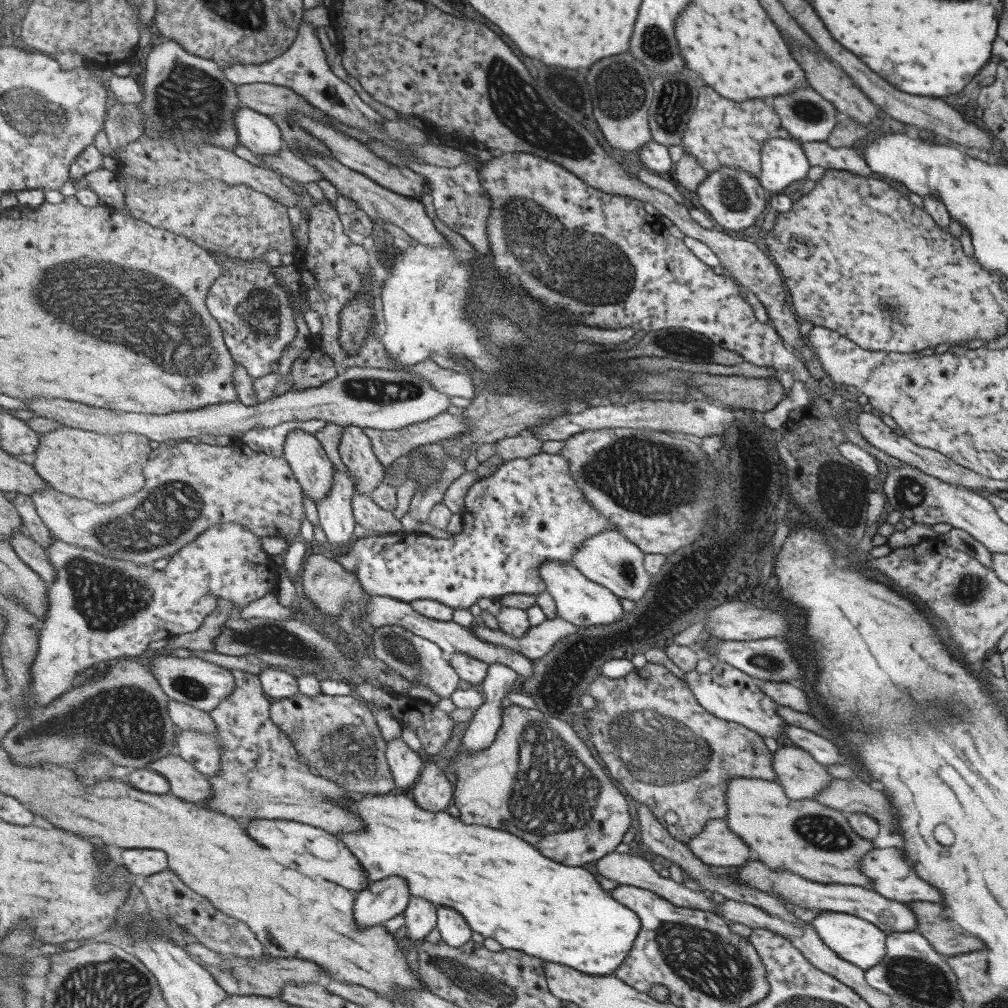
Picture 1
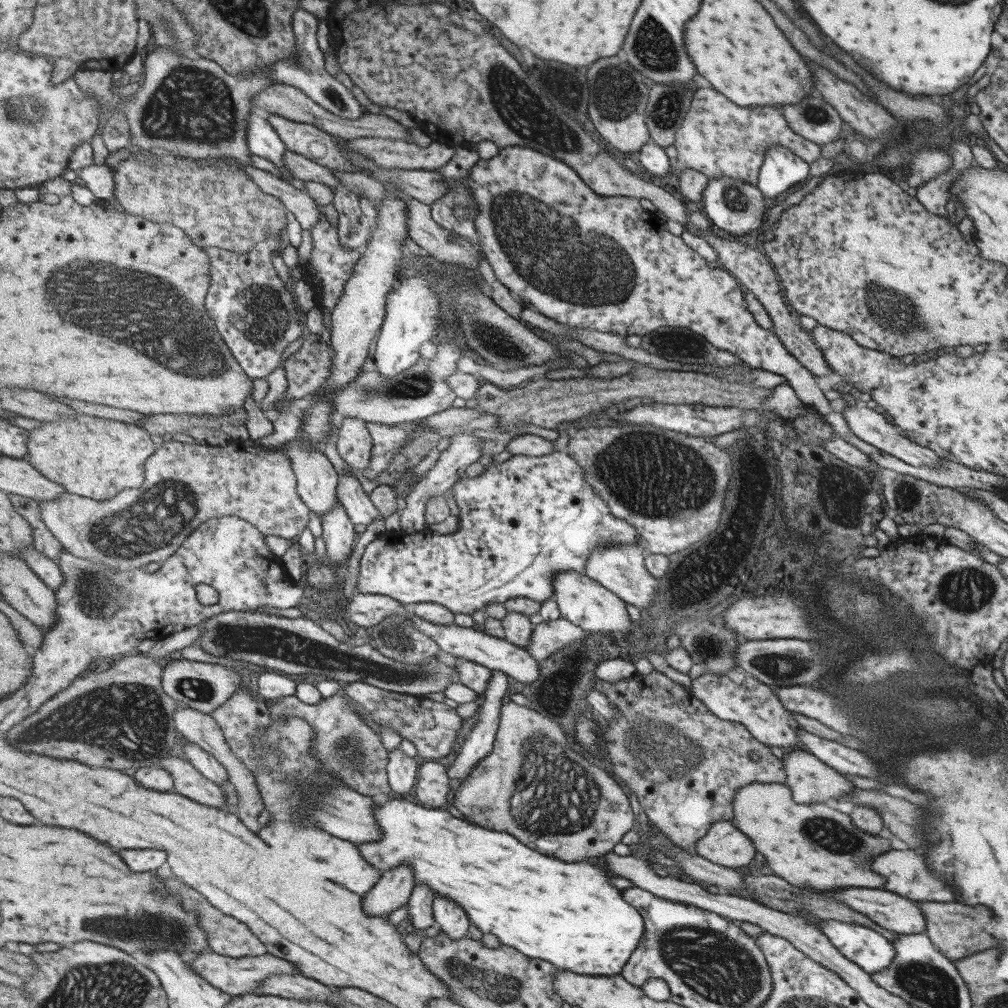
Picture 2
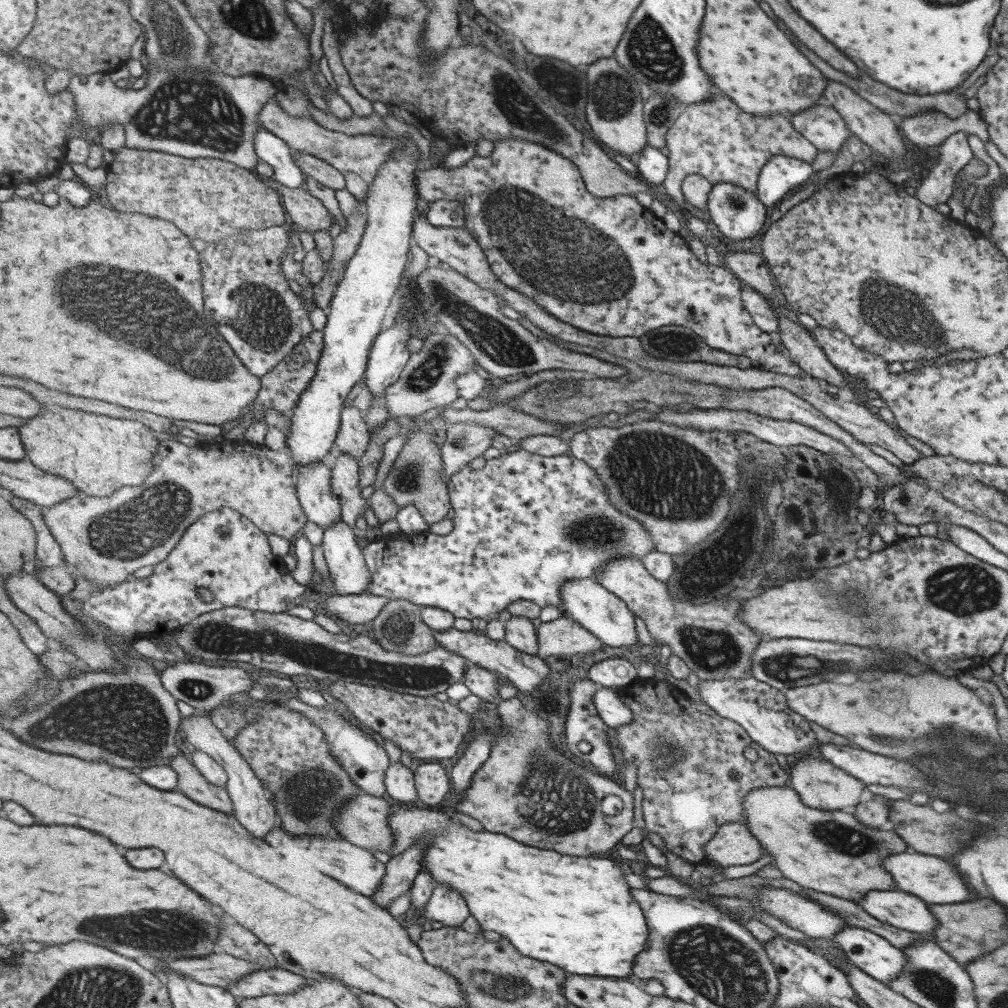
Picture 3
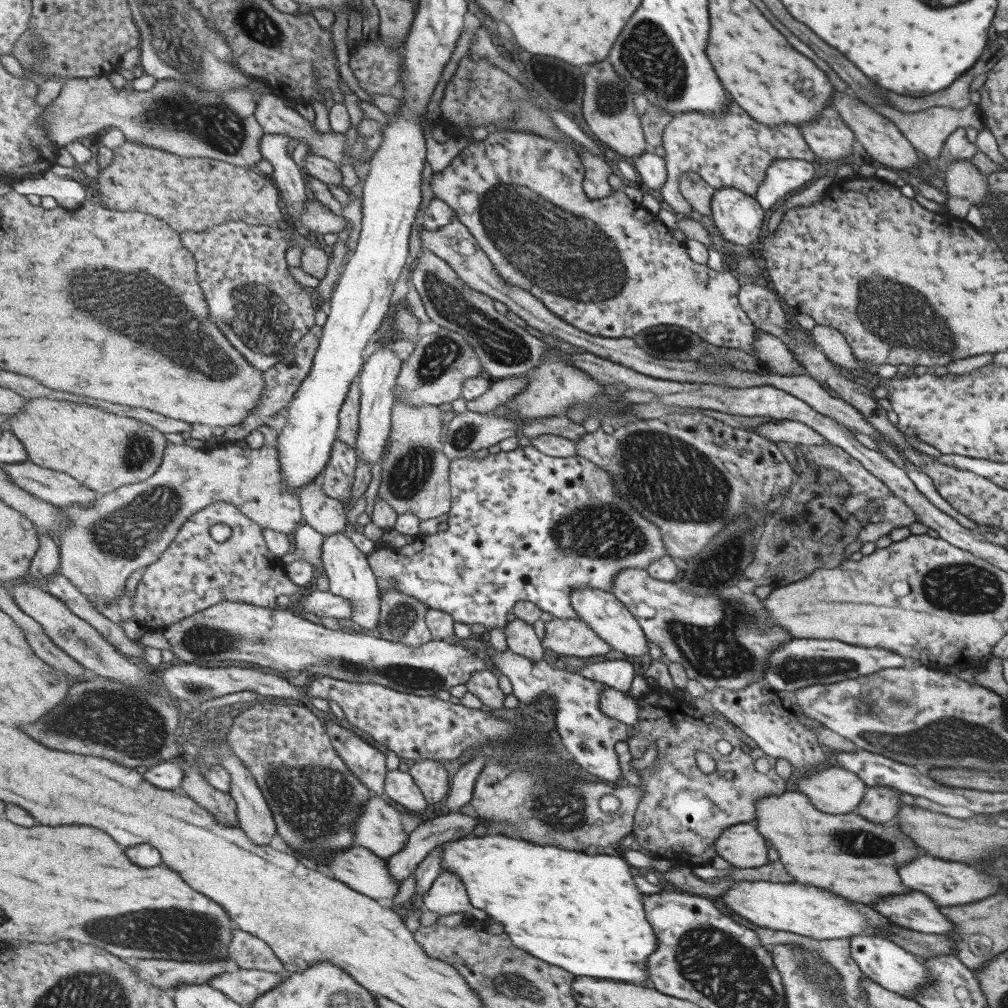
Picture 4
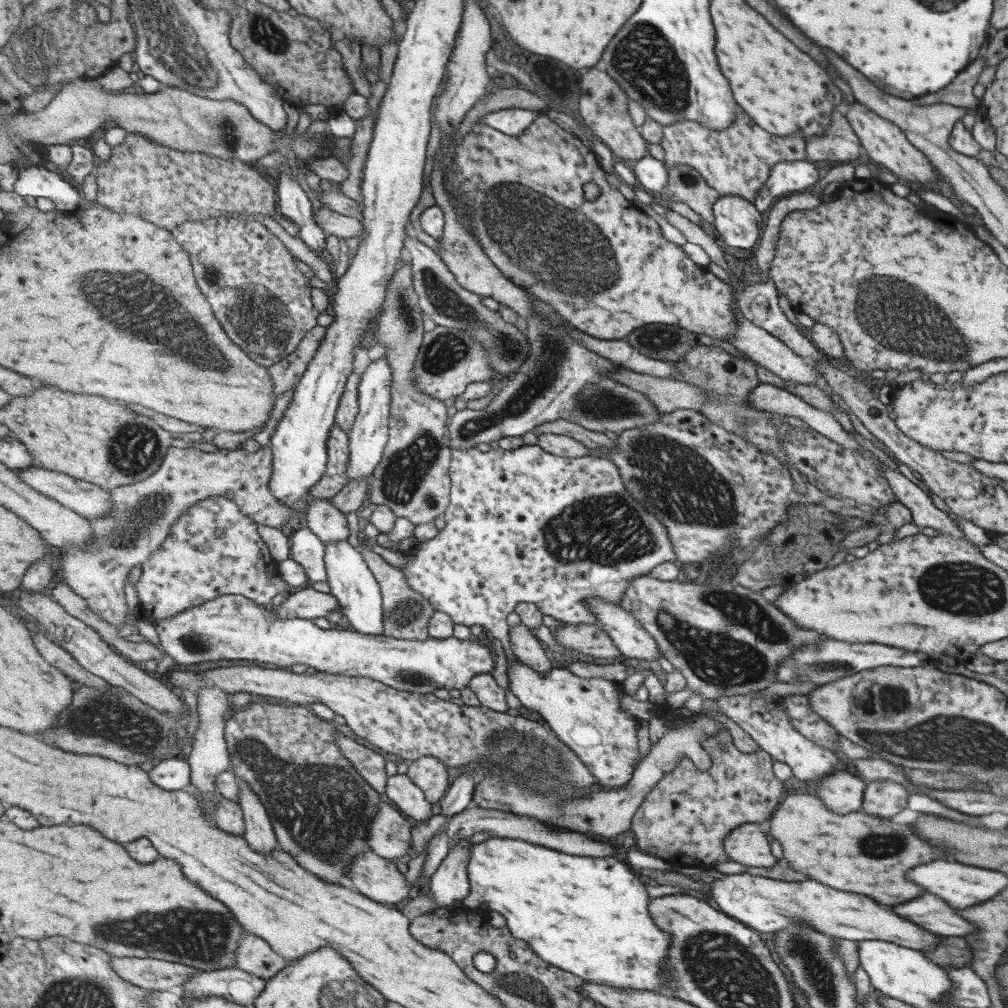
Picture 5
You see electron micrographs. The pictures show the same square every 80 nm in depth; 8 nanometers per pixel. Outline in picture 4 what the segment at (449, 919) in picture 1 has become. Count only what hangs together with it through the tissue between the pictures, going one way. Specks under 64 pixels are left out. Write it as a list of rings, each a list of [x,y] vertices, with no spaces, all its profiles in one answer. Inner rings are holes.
[[[443,870],[429,892],[423,896],[427,910],[436,912],[439,916],[466,913],[481,915],[481,911],[470,901],[465,884],[459,880],[450,870]]]

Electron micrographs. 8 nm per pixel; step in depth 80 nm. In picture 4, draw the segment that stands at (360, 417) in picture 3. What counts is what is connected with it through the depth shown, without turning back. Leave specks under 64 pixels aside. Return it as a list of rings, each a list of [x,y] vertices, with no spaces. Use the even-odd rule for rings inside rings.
[[[361,377],[352,384],[348,397],[345,399],[340,414],[339,439],[346,442],[351,448],[355,449],[360,436],[360,402],[362,388],[360,385]]]

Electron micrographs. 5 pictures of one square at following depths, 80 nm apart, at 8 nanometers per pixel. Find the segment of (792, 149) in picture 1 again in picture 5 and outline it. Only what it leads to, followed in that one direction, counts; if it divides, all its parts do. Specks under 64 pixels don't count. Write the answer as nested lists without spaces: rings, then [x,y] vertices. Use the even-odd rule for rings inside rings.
[[[805,160],[779,162],[768,172],[769,176],[761,185],[760,190],[753,199],[753,204],[759,212],[769,210],[775,198],[782,198],[783,194],[806,191],[808,188],[817,187],[819,170]]]

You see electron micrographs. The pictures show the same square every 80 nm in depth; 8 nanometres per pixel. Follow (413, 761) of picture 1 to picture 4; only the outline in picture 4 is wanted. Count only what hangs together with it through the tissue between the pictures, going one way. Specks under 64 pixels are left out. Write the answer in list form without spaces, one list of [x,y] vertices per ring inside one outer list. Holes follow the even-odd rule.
[[[390,770],[386,778],[385,793],[413,814],[419,815],[427,810],[425,795],[417,787],[417,783],[410,771]]]

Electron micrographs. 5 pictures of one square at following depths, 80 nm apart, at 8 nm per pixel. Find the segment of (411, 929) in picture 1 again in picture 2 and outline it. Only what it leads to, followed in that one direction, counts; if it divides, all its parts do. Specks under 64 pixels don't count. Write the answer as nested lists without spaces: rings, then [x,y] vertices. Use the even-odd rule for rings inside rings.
[[[417,884],[412,892],[410,901],[408,902],[408,916],[414,925],[415,932],[423,933],[426,928],[431,928],[436,924],[434,900],[436,899],[436,892],[428,884]]]

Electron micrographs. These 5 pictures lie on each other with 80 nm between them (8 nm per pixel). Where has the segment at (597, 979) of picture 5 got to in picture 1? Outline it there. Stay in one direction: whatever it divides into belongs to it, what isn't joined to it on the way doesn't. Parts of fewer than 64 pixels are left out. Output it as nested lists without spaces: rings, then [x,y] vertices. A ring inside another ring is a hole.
[[[409,793],[398,796],[395,796],[395,794],[358,794],[357,798],[350,804],[350,808],[363,819],[364,828],[368,829],[349,834],[340,834],[339,837],[349,847],[349,850],[352,850],[353,854],[357,856],[373,883],[385,880],[391,876],[403,876],[403,878],[409,880],[412,897],[420,896],[421,898],[427,898],[427,900],[430,900],[438,907],[449,906],[449,908],[459,910],[475,932],[478,932],[484,938],[495,939],[503,948],[522,950],[531,956],[542,958],[545,961],[570,966],[585,974],[600,977],[601,975],[613,975],[619,970],[620,966],[627,960],[629,953],[631,953],[631,948],[636,944],[637,937],[640,936],[642,929],[640,915],[628,906],[619,904],[609,894],[609,890],[603,890],[593,872],[589,872],[587,868],[581,868],[581,866],[559,864],[559,862],[543,856],[535,846],[529,846],[529,842],[525,842],[523,838],[519,838],[515,834],[509,834],[509,832],[503,832],[503,830],[497,830],[488,826],[469,825],[463,822],[460,817],[451,816],[447,811],[433,812],[425,810]]]

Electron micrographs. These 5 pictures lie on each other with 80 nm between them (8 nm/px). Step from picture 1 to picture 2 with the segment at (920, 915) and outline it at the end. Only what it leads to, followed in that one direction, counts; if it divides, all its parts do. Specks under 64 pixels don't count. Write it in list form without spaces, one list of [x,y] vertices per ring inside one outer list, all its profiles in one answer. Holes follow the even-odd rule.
[[[919,902],[916,904],[922,912],[925,928],[924,934],[932,941],[933,946],[949,960],[959,960],[969,956],[970,954],[977,954],[985,948],[991,948],[997,944],[995,938],[991,938],[989,934],[981,932],[983,926],[977,924],[979,920],[987,920],[989,912],[983,906],[977,906],[977,910],[973,910],[973,918],[961,918],[961,914],[957,910],[961,910],[961,906],[953,904],[953,902]]]

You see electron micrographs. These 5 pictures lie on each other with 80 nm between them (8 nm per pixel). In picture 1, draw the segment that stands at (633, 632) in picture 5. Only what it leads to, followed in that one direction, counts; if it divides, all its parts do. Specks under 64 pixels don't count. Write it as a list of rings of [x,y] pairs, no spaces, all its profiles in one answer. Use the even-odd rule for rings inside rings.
[[[545,561],[543,566],[542,574],[544,574],[545,583],[548,584],[548,591],[555,599],[559,616],[567,622],[578,627],[590,627],[612,625],[624,617],[626,611],[620,597],[600,583],[589,579],[587,575],[583,575],[575,565],[561,561]]]

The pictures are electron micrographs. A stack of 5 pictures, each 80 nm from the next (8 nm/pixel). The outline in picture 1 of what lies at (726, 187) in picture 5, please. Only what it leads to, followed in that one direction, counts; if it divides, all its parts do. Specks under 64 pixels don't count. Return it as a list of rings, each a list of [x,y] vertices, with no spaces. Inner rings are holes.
[[[701,86],[697,90],[695,108],[683,131],[683,153],[695,158],[695,162],[708,174],[721,166],[749,176],[758,177],[760,172],[760,148],[768,138],[795,139],[781,126],[779,117],[767,101],[748,100],[733,102],[722,98],[711,88]],[[827,141],[800,142],[810,166],[823,169],[845,170],[861,177],[869,177],[871,170],[867,167],[858,151],[851,147],[832,148]]]

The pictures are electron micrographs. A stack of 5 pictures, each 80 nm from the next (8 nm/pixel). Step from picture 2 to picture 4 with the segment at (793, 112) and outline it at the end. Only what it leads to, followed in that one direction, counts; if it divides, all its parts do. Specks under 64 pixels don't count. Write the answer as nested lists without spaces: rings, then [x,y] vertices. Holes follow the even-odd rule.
[[[831,106],[822,108],[818,117],[798,129],[817,158],[839,160],[852,152],[854,134]]]

